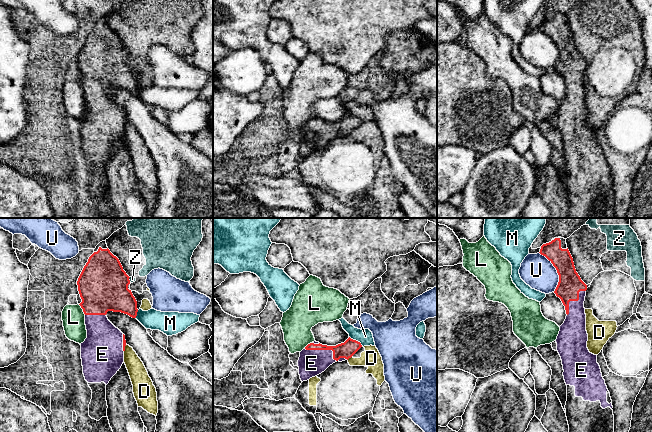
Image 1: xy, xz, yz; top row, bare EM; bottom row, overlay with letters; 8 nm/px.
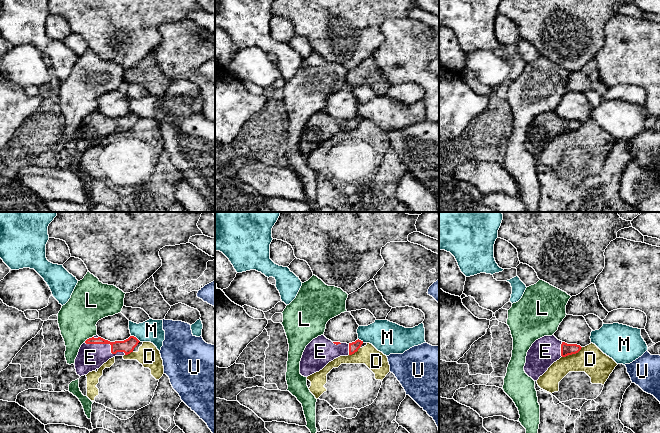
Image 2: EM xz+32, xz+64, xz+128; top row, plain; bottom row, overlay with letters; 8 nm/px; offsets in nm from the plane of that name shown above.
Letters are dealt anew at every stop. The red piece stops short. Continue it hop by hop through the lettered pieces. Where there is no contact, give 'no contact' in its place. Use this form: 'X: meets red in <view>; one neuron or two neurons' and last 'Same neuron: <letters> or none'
D: meets red in xz; two neurons
E: meets red in xz; one neuron
L: meets red in xy; two neurons
M: meets red in xz; two neurons
U: meets red in yz; two neurons
Z: meets red in xy; two neurons
Same neuron: E

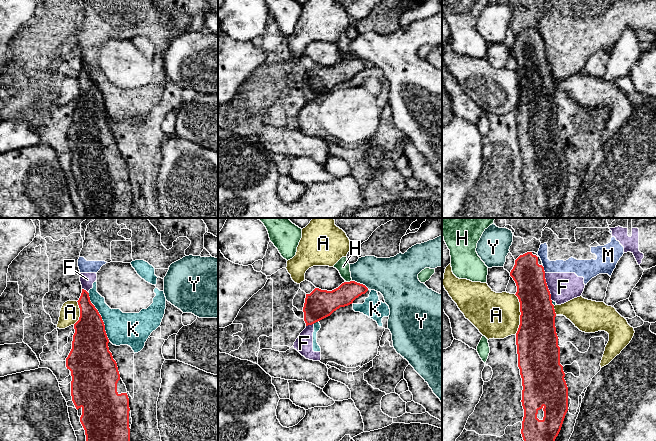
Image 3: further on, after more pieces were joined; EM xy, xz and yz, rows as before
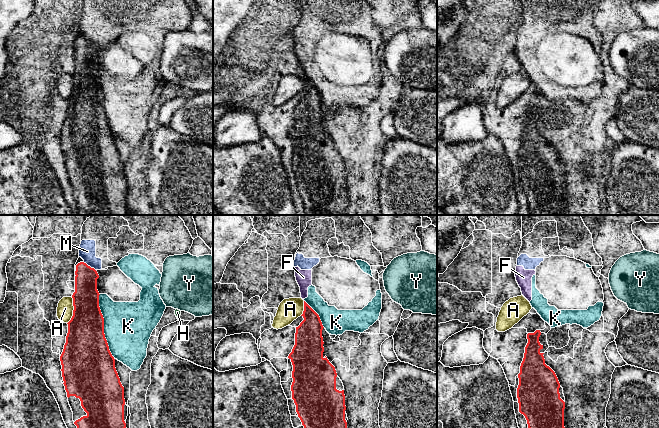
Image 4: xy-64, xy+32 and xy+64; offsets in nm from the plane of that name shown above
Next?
A: meets red in yz; two neurons
F: meets red in yz; two neurons
H: meets red in xz; two neurons
K: meets red in xy; two neurons
M: meets red in yz; two neurons
Y: meets red in xz; two neurons
Same neuron: none

